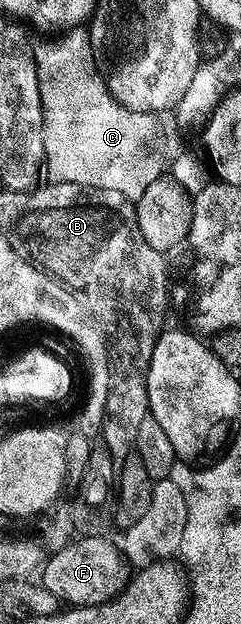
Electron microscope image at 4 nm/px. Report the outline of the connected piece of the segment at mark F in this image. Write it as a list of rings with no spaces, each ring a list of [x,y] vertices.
[[[81,536],[76,540],[58,548],[60,550],[53,557],[51,554],[45,560],[38,573],[39,584],[44,585],[46,591],[50,591],[62,603],[72,607],[105,605],[128,586],[130,566],[124,559],[121,546],[108,541],[107,536]]]

